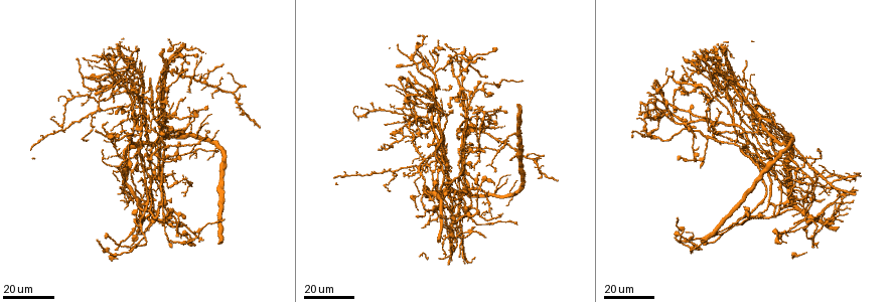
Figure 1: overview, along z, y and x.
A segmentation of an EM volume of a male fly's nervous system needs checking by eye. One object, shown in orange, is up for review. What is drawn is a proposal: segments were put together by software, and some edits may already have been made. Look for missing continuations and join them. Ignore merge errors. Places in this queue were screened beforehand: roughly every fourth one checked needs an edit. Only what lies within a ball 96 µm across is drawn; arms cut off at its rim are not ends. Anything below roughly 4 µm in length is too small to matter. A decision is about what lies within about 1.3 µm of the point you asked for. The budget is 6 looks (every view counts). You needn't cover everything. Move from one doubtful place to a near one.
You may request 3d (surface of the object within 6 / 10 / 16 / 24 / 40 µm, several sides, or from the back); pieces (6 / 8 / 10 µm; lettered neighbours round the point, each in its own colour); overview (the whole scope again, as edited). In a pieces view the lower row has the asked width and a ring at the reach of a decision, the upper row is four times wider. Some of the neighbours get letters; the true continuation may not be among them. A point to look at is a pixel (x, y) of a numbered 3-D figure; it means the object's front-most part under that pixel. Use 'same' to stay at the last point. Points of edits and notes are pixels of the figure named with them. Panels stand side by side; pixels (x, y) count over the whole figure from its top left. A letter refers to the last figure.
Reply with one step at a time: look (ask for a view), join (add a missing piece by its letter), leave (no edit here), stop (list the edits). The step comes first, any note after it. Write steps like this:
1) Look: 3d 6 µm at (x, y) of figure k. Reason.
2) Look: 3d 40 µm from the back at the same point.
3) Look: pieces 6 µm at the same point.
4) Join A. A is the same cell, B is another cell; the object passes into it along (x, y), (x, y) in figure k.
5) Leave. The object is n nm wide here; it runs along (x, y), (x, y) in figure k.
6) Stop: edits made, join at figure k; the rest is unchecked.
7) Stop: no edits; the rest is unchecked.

Look: 3d 24 µm at (475, 113) of figure 1. Branch stops here.

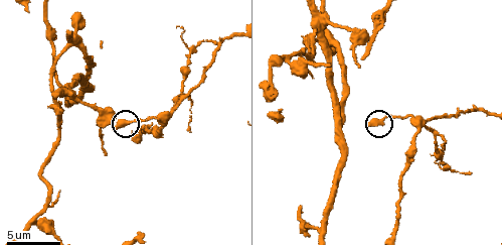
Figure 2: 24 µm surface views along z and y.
Look: pieces 6 µm at (113, 126) of figure 2.

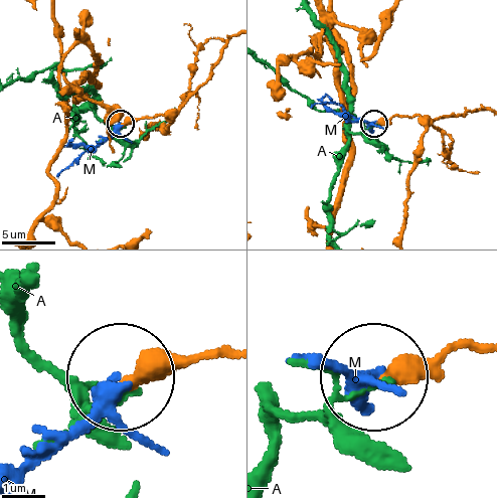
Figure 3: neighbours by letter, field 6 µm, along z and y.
Leave. A and M are other cells; it runs along (484, 342), (379, 370) in figure 3; no lettered piece goes on from it.

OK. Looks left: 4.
Look: 3d 24 µm at (421, 69) of figure 1. Free end.

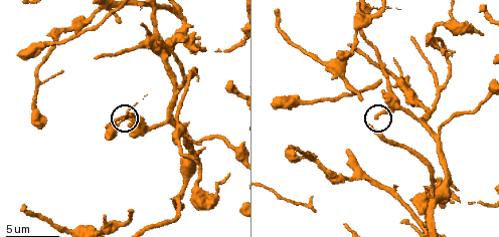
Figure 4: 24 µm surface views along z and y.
Look: pieces 6 µm at (375, 118) of figure 4.

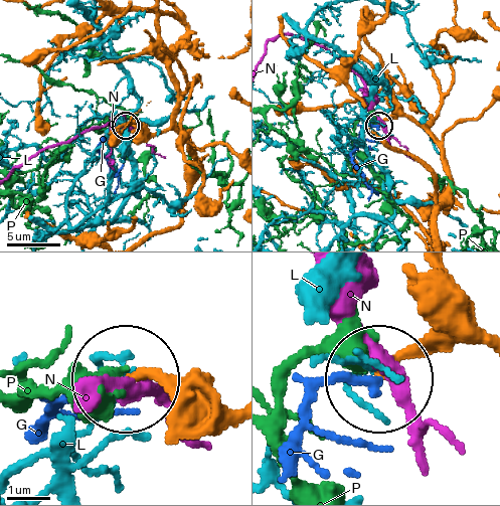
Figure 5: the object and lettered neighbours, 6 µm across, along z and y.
Leave. The object is 200 nm wide here; G, L, N and P are other cells; it runs along (481, 341), (417, 341), (384, 377) in figure 5; no lettered piece goes on from it.

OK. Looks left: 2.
Look: 3d 24 µm at (517, 223) of figure 1. An open end.

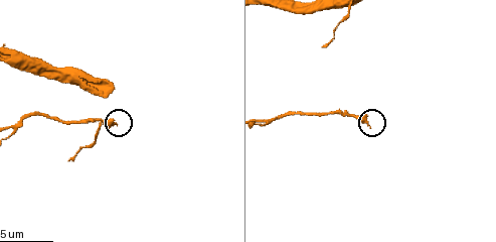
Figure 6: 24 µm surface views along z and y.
Look: pieces 8 µm at (370, 124) of figure 6.

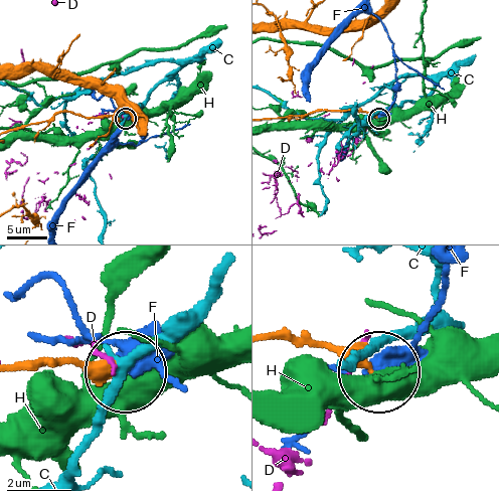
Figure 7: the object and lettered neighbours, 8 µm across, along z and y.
Leave. The object is 200 nm wide here; C, D, F and H are other cells; it runs along (275, 340), (340, 348), (369, 370) in figure 7; none of them fits.

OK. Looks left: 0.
Stop: no edits; the rest is unchecked.

